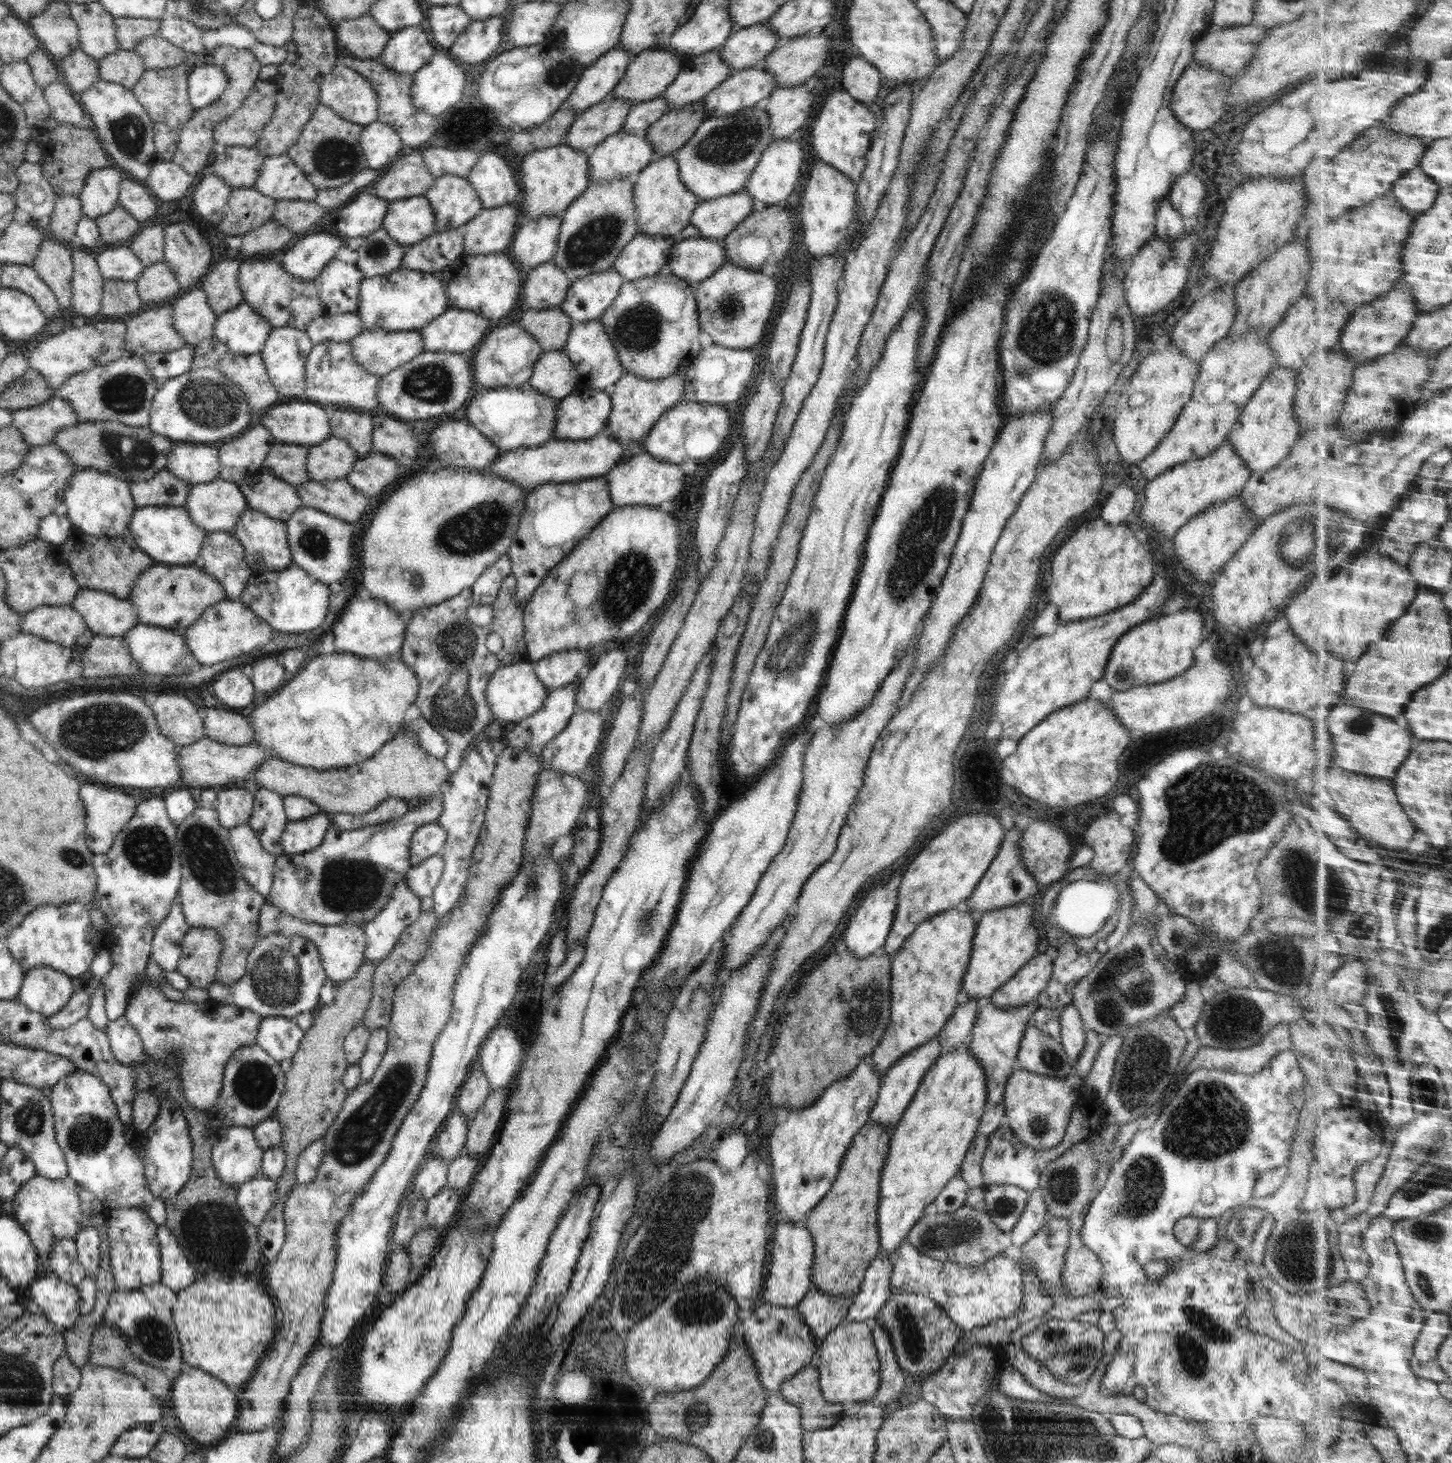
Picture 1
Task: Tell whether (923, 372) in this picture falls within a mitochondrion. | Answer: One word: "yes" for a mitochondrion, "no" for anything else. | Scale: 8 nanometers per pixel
no

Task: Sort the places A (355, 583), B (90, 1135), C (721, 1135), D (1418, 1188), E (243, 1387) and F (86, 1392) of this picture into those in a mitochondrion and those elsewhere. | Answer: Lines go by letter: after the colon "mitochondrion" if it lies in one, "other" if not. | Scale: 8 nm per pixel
A: other
B: mitochondrion
C: other
D: mitochondrion
E: other
F: other

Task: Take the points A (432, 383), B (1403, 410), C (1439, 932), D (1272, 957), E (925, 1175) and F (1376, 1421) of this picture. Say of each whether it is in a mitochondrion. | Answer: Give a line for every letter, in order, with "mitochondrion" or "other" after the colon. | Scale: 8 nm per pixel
A: mitochondrion
B: other
C: mitochondrion
D: mitochondrion
E: other
F: other

